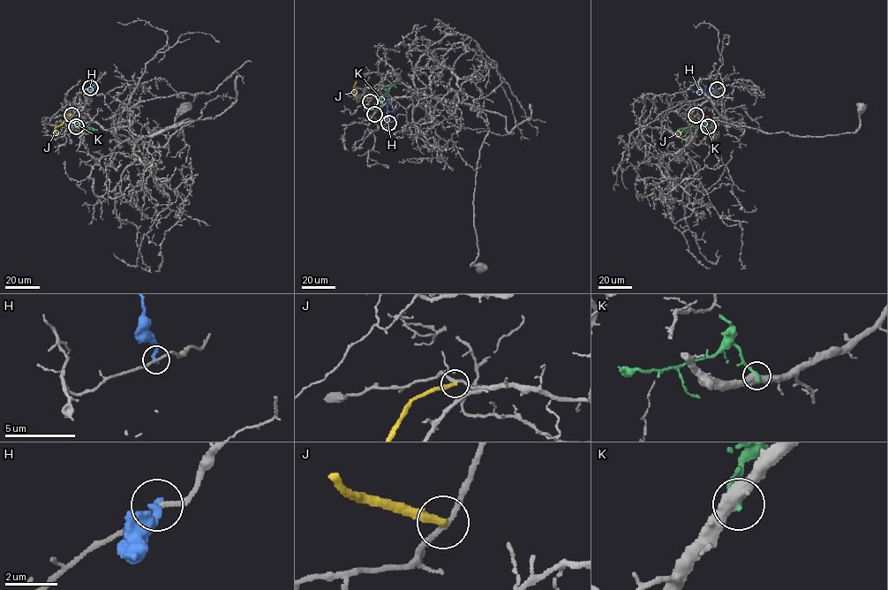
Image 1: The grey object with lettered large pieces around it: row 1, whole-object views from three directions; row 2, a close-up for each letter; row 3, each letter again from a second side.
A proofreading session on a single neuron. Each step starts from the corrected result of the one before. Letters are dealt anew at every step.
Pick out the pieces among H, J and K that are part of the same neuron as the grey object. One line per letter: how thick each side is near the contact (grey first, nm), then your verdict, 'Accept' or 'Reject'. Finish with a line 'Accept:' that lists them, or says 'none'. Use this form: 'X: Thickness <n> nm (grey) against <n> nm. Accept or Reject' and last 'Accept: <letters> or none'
H: Thickness 170 nm (grey) against 240 nm. Reject
J: Thickness 200 nm (grey) against 300 nm. Reject
K: Thickness 500 nm (grey) against 240 nm. Reject
Accept: none

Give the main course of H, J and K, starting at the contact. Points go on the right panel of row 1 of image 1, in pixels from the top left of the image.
H: (717, 89), (706, 93), (705, 86), (701, 84)
J: (696, 116), (691, 124), (675, 136)
K: (708, 126), (704, 123), (677, 130)

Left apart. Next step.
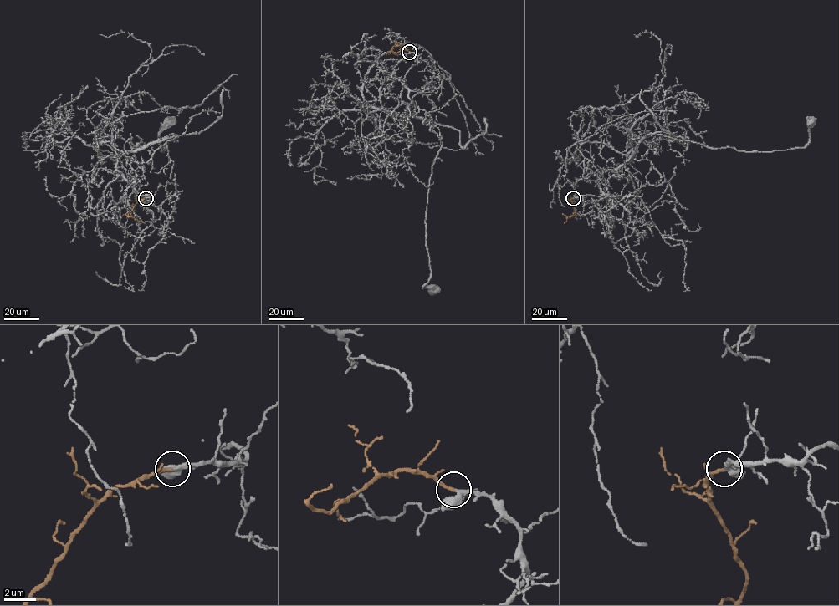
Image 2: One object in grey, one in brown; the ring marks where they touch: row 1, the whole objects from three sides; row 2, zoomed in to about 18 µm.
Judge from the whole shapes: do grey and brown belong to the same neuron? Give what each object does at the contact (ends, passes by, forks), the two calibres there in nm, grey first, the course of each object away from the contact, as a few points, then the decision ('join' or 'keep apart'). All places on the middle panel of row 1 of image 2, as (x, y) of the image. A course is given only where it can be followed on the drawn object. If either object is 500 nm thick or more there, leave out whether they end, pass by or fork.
grey passes by | brown ends | 380/220 nm | grey via (409, 52), (417, 61), (384, 82), (381, 105), (420, 117), (441, 144), (425, 221), (431, 289) | brown via (409, 52), (404, 49), (394, 53), (391, 51), (394, 46), (409, 43) | join

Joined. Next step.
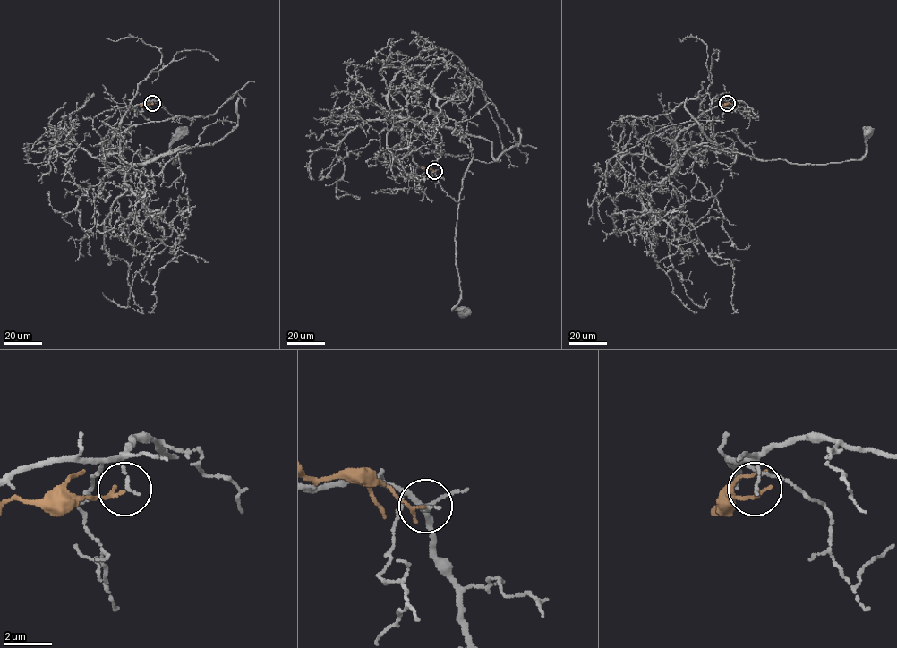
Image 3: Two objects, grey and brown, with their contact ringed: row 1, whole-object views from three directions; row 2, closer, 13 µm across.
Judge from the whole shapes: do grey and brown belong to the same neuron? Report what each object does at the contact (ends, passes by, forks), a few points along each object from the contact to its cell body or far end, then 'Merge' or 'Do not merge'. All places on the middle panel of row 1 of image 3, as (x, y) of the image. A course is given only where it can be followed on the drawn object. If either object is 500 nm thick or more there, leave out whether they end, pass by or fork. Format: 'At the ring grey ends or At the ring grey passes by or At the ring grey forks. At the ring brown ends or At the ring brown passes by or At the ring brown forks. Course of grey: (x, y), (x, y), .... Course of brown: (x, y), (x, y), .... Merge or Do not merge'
At the ring grey ends. At the ring brown ends. Course of grey: (435, 171), (414, 161), (386, 120), (446, 126), (471, 150), (455, 238), (452, 310), (461, 311). Course of brown: (435, 171), (422, 166). Do not merge

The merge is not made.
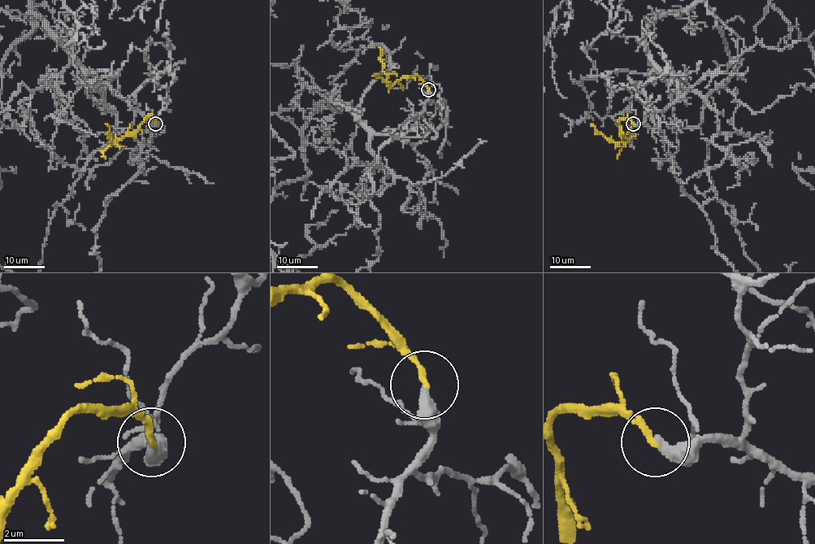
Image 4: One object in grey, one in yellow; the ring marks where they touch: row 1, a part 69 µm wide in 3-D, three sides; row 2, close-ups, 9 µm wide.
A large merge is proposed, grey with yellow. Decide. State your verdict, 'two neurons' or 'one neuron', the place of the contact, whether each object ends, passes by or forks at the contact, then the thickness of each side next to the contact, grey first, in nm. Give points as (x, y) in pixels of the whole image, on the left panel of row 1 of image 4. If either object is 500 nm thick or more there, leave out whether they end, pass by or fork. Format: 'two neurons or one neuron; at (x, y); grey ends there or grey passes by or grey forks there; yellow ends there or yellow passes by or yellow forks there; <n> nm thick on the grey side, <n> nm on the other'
one neuron; at (155, 124); grey ends there; yellow ends there; 360 nm thick on the grey side, 220 nm on the other

